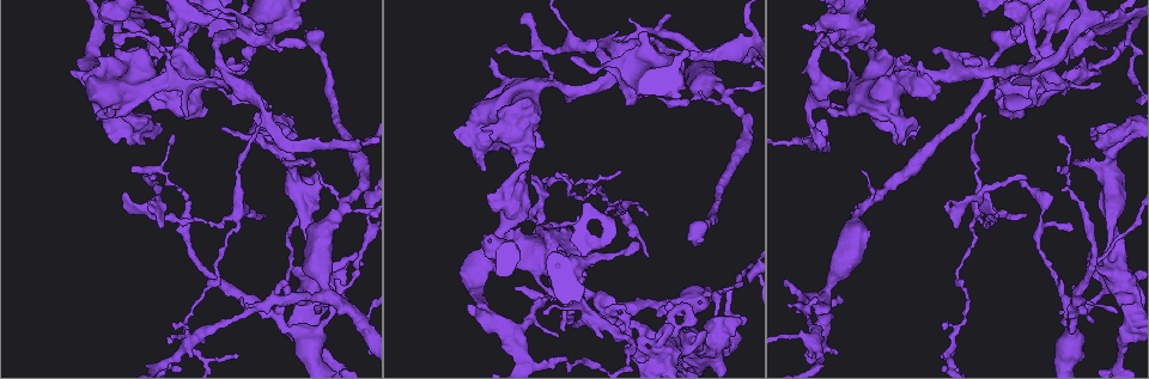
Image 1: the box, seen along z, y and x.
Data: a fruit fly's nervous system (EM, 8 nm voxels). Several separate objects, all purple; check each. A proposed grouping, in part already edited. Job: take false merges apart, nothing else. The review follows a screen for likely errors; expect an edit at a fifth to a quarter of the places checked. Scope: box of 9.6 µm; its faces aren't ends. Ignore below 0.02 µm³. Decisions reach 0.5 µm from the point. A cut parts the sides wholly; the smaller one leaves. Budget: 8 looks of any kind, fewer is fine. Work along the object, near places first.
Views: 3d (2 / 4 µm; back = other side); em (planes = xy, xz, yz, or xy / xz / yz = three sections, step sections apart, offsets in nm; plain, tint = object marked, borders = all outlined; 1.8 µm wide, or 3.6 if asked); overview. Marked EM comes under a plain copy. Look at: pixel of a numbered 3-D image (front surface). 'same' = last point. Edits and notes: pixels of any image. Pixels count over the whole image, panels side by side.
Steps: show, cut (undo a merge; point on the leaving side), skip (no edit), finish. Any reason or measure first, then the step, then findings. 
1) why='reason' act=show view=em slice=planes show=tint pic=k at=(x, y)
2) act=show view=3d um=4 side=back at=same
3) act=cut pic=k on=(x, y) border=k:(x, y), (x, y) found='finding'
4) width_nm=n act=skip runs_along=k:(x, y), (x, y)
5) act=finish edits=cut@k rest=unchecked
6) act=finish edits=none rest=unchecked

why='branch point' act=show view=3d um=2 pic=1 at=(1029, 22)

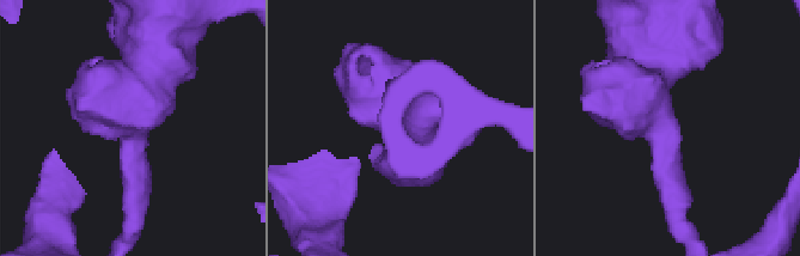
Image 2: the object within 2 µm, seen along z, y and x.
act=show view=em slice=planes show=tint pic=2 at=(135, 124)

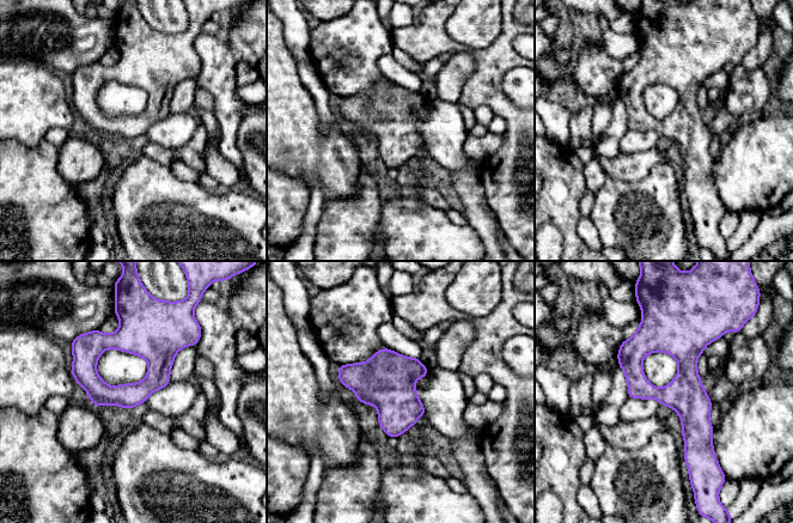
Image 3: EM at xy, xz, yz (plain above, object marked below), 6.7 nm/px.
width_nm=160 act=skip runs_along=3:(663, 323), (687, 351), (690, 463) found='one neuron here'

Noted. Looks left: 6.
why='arms part here' act=show view=3d um=2 pic=1 at=(622, 52)

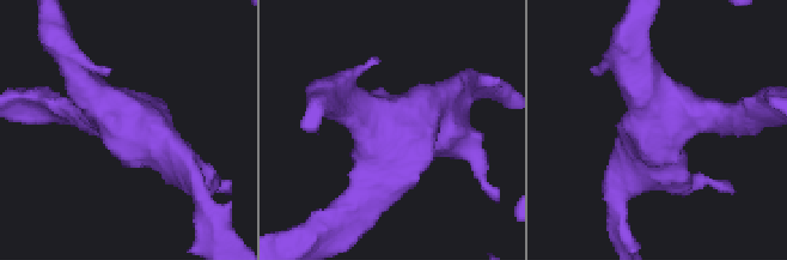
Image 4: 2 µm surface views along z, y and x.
why='shape alone is not enough' act=show view=em slice=planes show=tint pic=4 at=(674, 115)

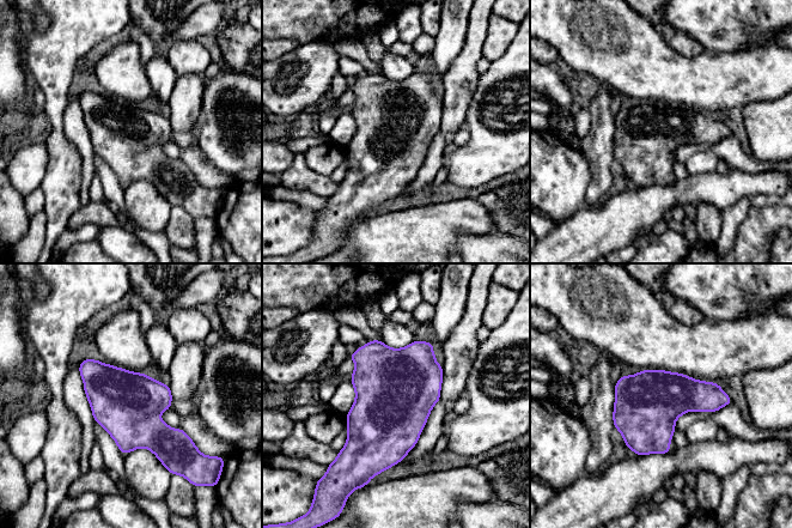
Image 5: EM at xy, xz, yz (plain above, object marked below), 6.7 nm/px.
arms=3 act=skip found='continuous, no second neuron'

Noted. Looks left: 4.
why='abrupt turn' act=show view=em slice=planes show=tint pic=1 at=(532, 214)

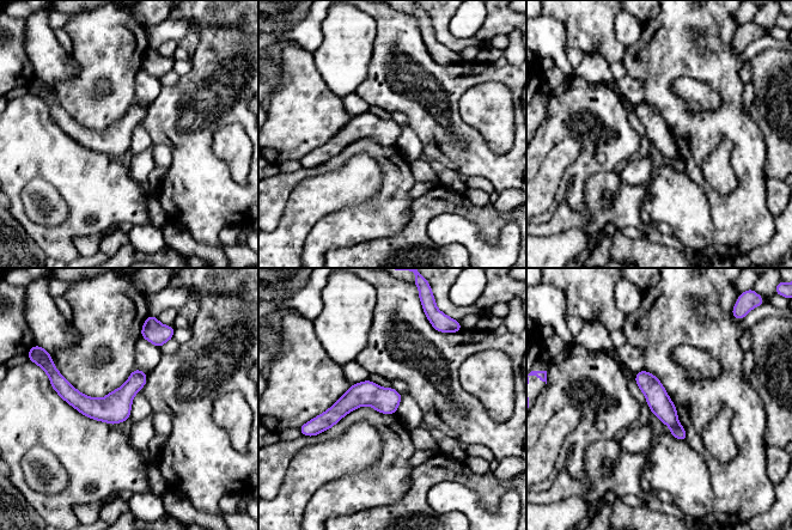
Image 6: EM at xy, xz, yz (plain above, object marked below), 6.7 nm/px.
act=cut pic=6 on=(660, 404) found='two neurons meet here'

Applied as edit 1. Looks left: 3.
act=finish edits=cut@6 rest=unchecked

